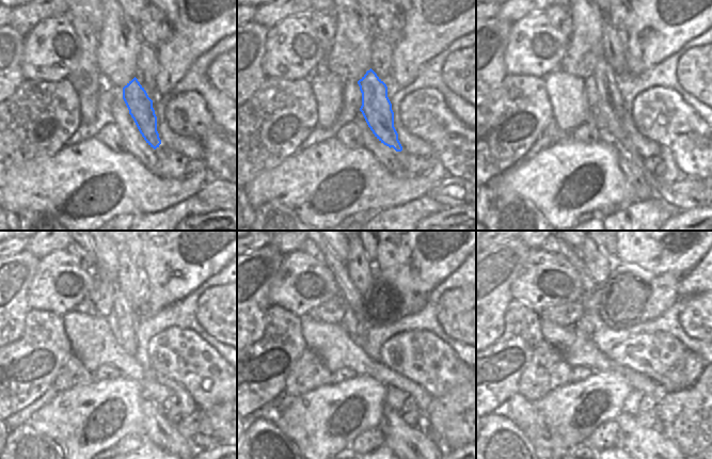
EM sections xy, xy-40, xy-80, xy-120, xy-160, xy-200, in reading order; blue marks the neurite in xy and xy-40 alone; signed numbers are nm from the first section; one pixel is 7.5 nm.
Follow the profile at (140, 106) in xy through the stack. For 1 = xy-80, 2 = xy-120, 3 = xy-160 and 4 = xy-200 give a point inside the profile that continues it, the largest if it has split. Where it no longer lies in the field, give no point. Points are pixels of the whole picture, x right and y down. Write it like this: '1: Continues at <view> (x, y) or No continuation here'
1: Continues at xy-80 (610, 104)
2: Continues at xy-120 (122, 309)
3: Continues at xy-160 (352, 298)
4: Continues at xy-200 (572, 255)

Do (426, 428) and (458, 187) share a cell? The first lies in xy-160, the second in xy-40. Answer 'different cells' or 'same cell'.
same cell

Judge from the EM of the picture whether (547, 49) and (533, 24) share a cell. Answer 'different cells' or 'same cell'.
same cell

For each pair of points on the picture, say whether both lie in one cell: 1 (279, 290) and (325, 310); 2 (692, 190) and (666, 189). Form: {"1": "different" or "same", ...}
{"1": "different", "2": "same"}

